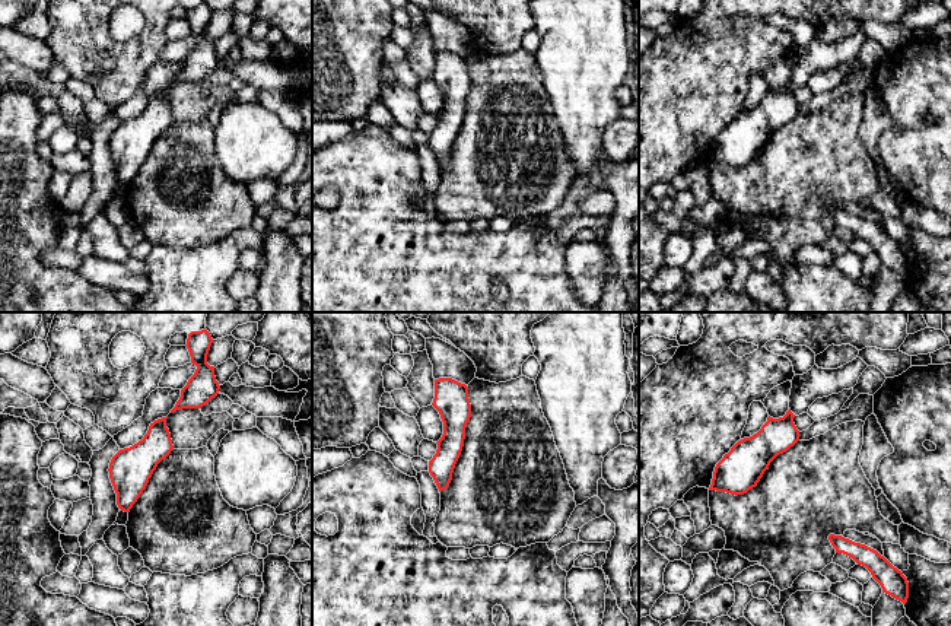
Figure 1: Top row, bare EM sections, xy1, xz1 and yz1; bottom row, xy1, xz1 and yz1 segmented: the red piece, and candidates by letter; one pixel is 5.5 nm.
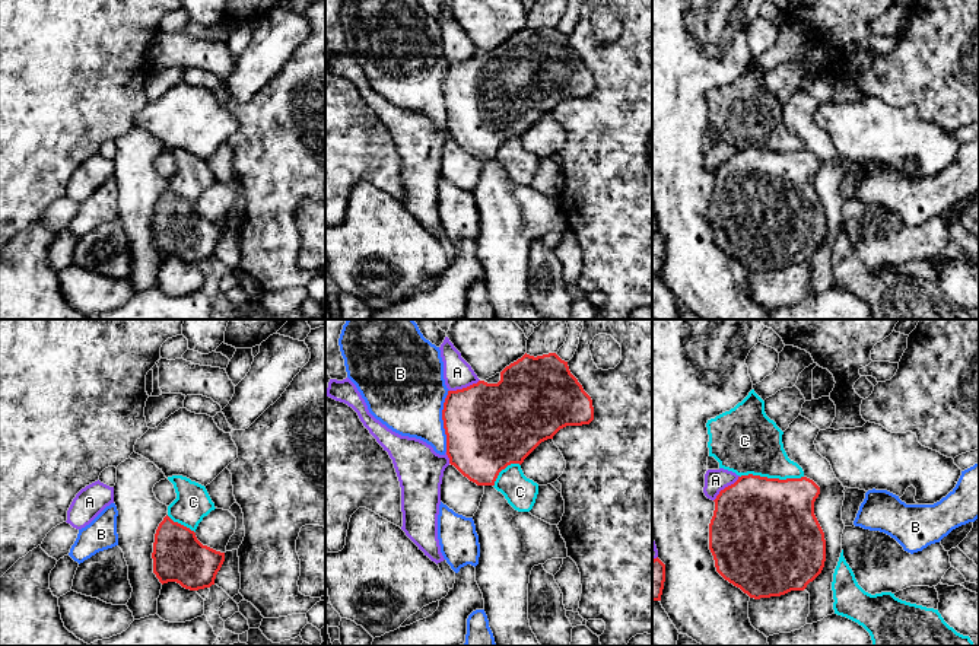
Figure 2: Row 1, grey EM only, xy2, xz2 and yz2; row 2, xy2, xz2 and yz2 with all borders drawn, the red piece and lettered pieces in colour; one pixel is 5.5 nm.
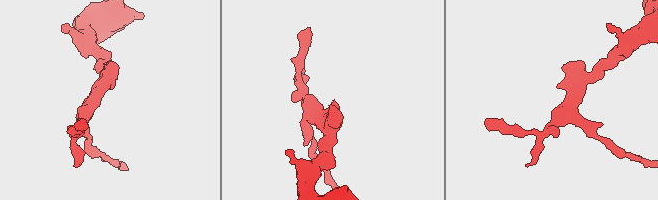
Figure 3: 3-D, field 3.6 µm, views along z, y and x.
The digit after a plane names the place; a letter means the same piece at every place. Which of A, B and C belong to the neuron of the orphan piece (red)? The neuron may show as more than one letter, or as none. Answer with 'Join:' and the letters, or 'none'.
Join: none

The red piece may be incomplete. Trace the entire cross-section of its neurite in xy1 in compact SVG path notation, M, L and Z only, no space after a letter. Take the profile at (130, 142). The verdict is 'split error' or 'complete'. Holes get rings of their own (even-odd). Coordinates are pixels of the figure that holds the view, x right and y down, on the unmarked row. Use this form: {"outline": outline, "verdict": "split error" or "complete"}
{"outline": "M166 90L150 96L141 114L130 121L120 123L109 136L109 152L117 166L117 178L130 185L158 137L174 123Z", "verdict": "complete"}

